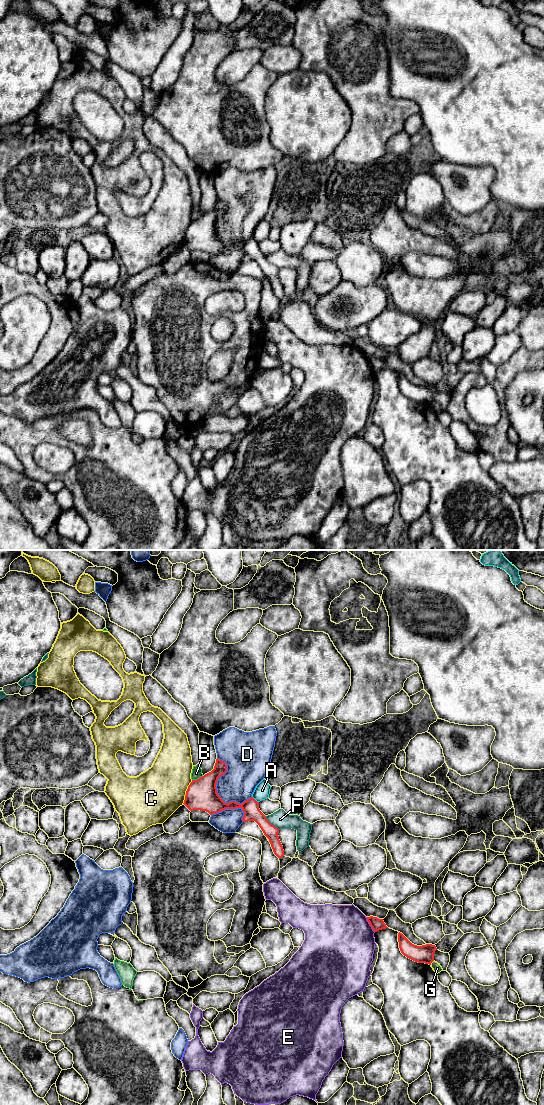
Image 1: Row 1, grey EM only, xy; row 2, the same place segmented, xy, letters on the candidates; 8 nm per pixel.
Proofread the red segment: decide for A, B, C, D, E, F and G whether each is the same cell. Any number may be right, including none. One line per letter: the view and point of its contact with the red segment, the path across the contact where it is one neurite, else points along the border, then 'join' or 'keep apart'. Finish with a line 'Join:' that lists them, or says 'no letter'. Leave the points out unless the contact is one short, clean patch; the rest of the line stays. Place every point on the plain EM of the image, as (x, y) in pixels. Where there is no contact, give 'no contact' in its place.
A: contact xy (254, 239); keep apart
B: contact xy (197, 219); border xy (202, 215), (192, 220); keep apart
C: contact xy (186, 232); keep apart
D: contact xy (215, 226); keep apart
E: contact xy (370, 365); keep apart
F: contact xy (271, 264); keep apart
G: contact xy (432, 401); border xy (433, 400), (430, 404); keep apart
Join: no letter

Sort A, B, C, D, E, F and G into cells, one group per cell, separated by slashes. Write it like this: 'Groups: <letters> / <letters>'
Groups: A / B / C / D / E / F / G

